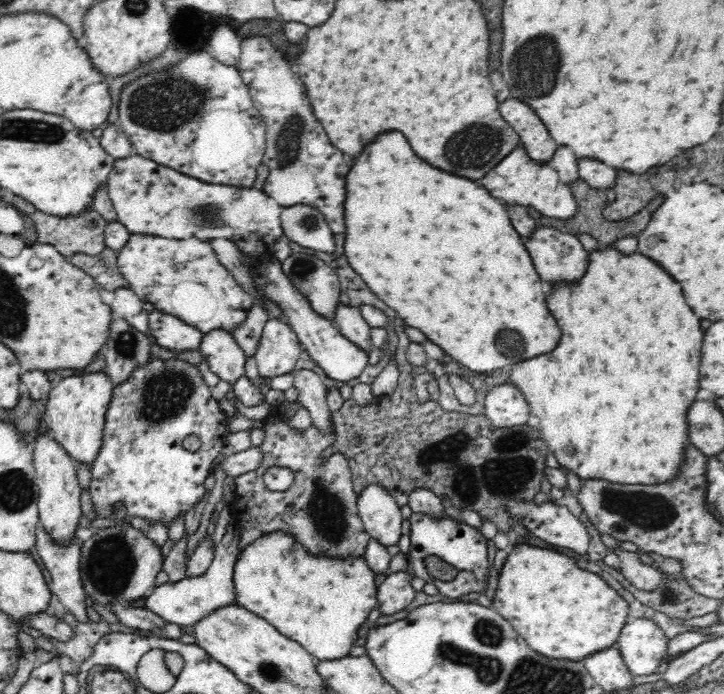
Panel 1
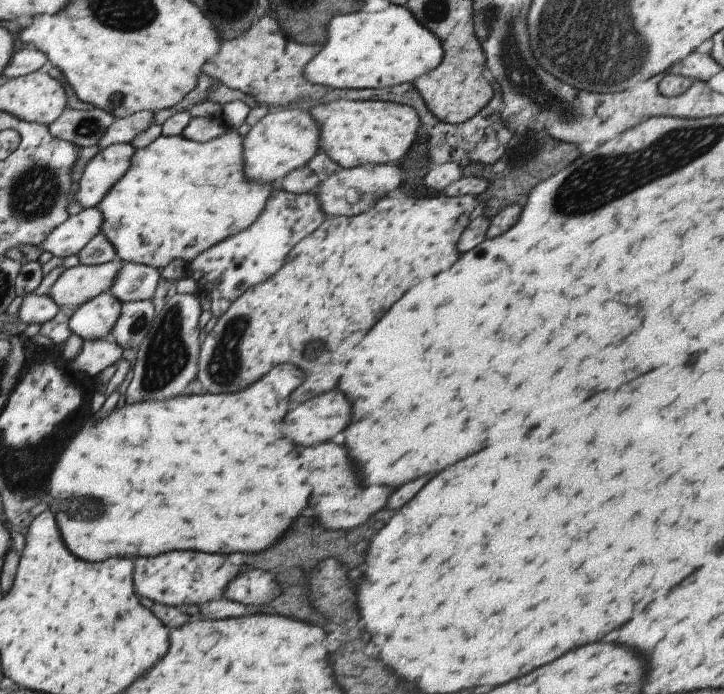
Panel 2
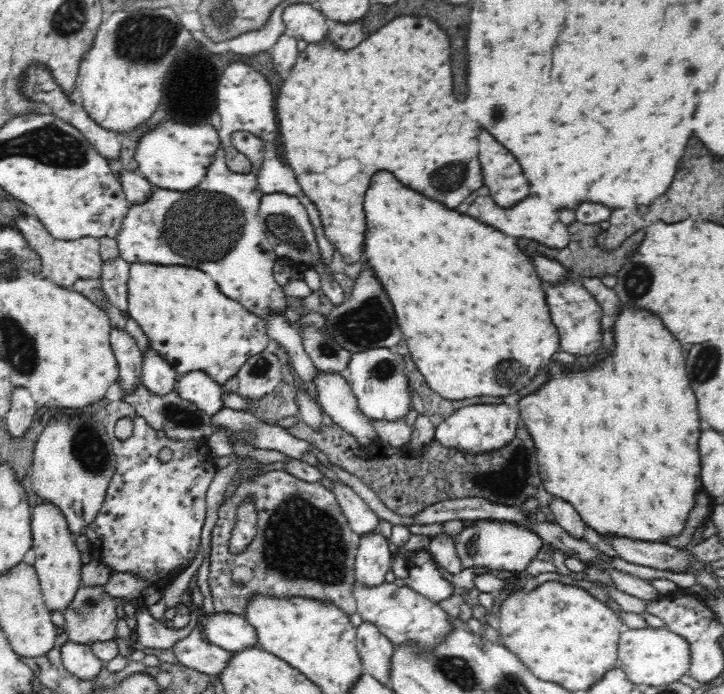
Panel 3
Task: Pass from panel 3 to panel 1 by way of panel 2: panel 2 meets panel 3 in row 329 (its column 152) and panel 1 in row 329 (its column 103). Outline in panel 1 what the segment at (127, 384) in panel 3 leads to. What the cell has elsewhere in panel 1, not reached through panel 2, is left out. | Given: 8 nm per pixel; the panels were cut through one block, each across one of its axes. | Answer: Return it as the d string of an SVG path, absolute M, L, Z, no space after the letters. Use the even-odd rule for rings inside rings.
M128 288L114 290L114 302L112 302L112 314L116 320L124 320L138 332L148 332L148 314L142 308L142 302L136 298L136 294Z

